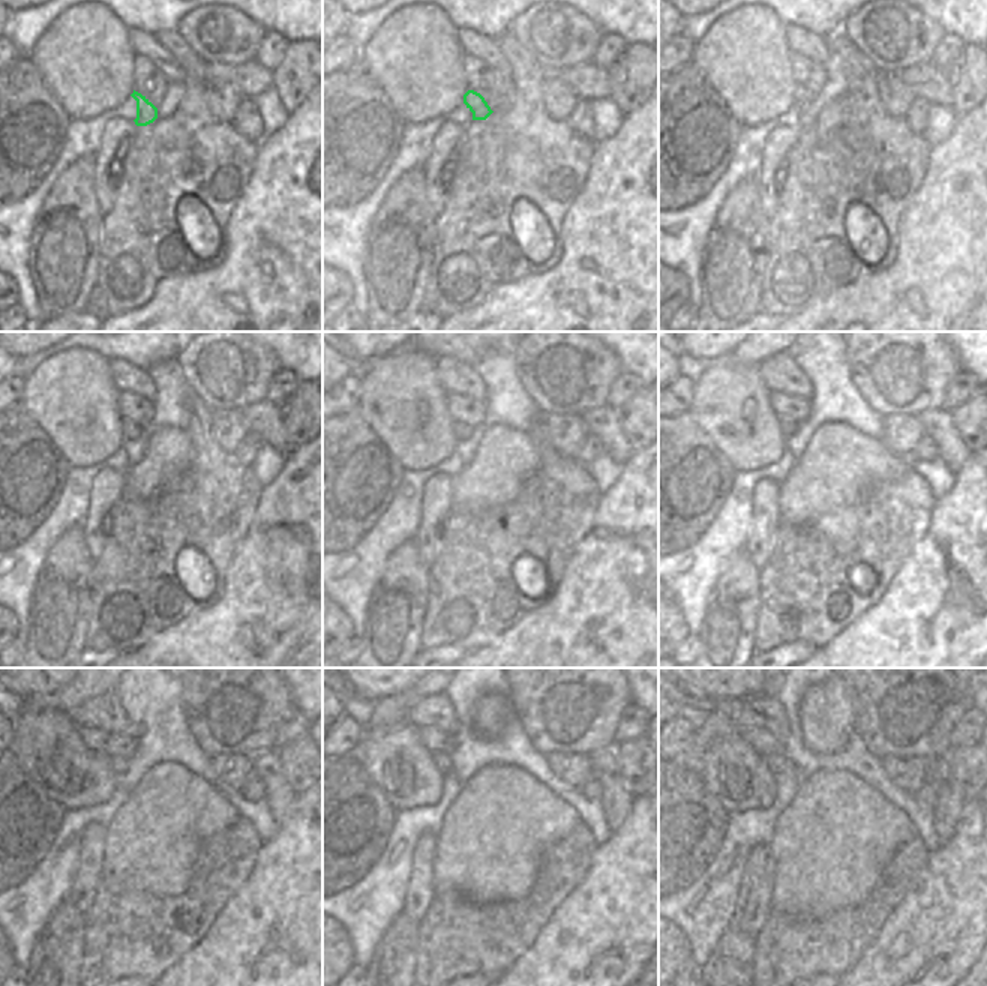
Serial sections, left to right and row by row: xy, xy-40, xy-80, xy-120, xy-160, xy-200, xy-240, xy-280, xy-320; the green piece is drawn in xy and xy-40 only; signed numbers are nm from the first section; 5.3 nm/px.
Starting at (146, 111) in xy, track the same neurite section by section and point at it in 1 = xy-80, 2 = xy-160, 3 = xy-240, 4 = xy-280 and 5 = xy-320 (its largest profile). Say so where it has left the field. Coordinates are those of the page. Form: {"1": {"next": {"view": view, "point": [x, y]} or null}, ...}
{"1": {"next": {"view": "xy-80", "point": [803, 96]}}, "2": {"next": {"view": "xy-160", "point": [462, 431]}}, "3": {"next": {"view": "xy-240", "point": [119, 764]}}, "4": {"next": {"view": "xy-280", "point": [443, 761]}}, "5": {"next": {"view": "xy-320", "point": [776, 761]}}}

